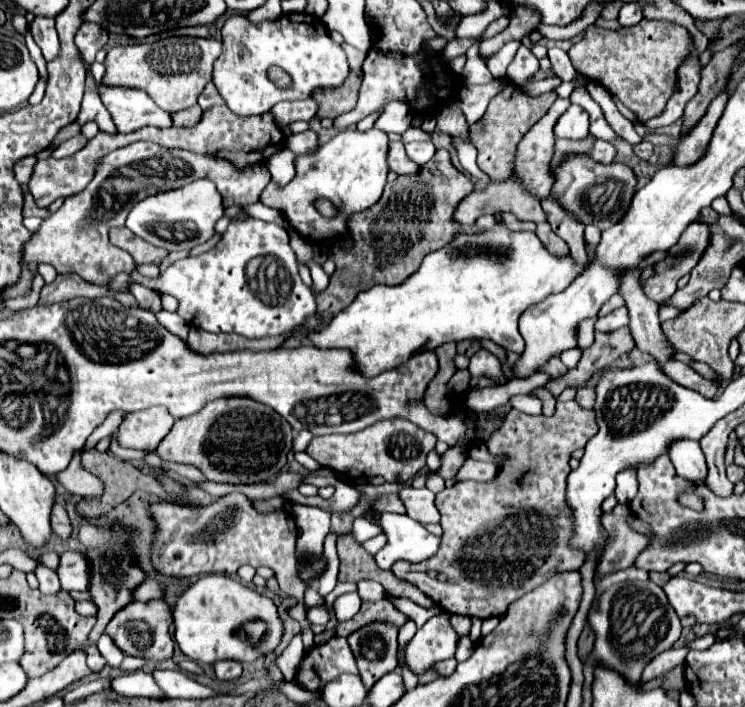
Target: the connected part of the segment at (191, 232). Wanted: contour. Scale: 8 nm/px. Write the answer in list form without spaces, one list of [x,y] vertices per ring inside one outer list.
[[[195,179],[179,189],[151,195],[139,201],[127,217],[127,227],[147,243],[167,251],[191,251],[195,245],[207,243],[215,235],[217,221],[225,215],[223,199],[209,179]]]

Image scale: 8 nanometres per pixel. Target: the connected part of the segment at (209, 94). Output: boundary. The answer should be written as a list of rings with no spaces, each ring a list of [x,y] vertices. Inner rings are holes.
[[[209,83],[209,85],[203,89],[203,93],[199,95],[199,107],[201,107],[201,109],[211,109],[211,107],[215,107],[215,105],[225,105],[225,101],[223,101],[223,97],[219,95],[217,87],[215,87],[213,83]]]

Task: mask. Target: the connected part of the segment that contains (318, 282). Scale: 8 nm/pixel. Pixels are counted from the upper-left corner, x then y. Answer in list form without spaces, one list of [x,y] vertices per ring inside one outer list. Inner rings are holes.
[[[314,260],[308,261],[305,265],[309,268],[311,279],[313,282],[312,290],[315,294],[320,293],[327,287],[327,283],[329,283],[329,277],[325,275],[325,271],[322,266],[315,262]]]

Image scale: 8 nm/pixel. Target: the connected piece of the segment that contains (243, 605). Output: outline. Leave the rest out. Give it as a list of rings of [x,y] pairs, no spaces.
[[[205,575],[197,579],[175,603],[175,641],[193,661],[211,665],[217,661],[255,663],[277,649],[285,633],[275,603],[243,587],[225,575]]]

